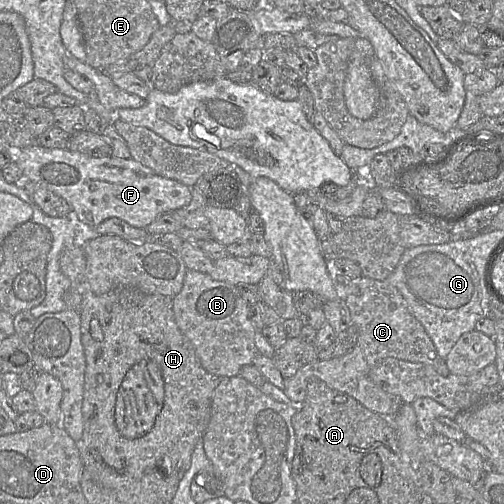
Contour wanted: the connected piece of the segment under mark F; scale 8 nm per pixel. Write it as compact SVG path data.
M36 142L25 148L14 150L14 161L20 167L24 180L40 183L48 190L64 198L71 206L71 215L77 224L95 227L109 218L119 218L136 228L146 228L165 213L173 212L188 205L192 189L178 181L157 175L150 168L133 160L108 157L92 157L70 149L43 147Z

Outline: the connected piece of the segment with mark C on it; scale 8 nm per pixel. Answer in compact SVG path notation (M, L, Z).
M361 276L351 279L342 288L341 294L349 308L352 324L357 328L357 342L344 355L305 364L293 376L285 378L283 391L292 404L301 404L306 397L310 378L318 378L329 387L352 396L367 409L383 417L393 417L404 403L399 396L384 391L370 379L369 372L378 362L393 357L428 364L443 376L450 374L432 339L411 314L404 297L395 286L386 280Z

